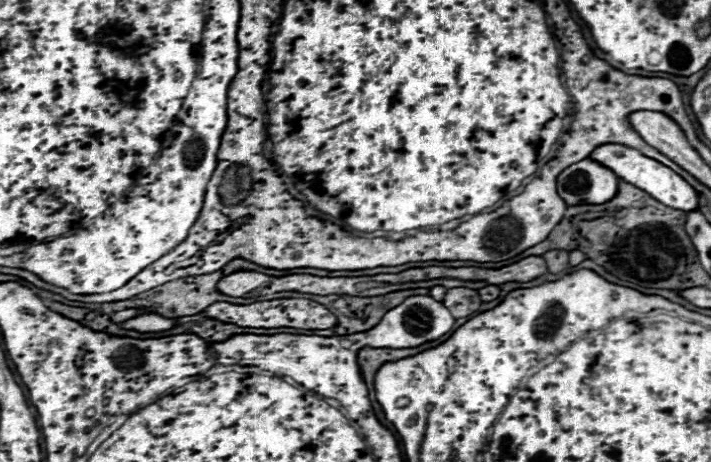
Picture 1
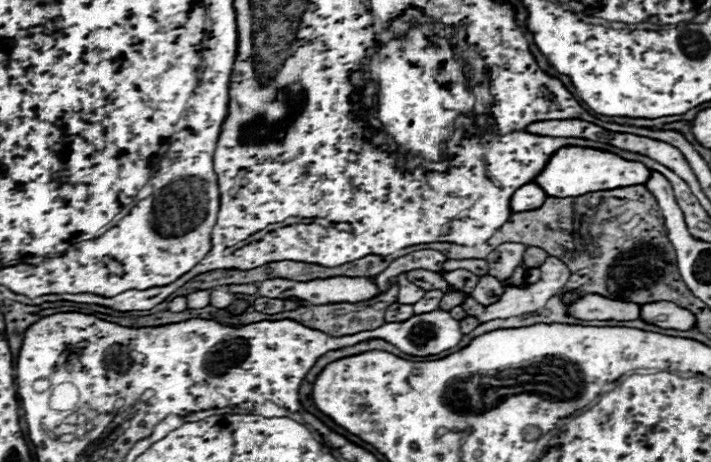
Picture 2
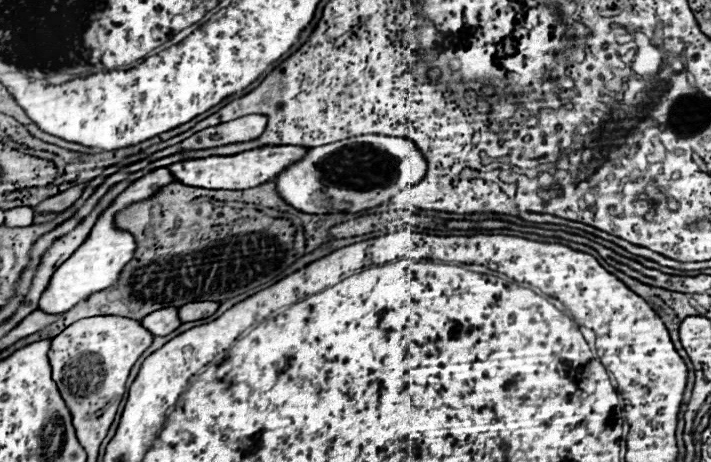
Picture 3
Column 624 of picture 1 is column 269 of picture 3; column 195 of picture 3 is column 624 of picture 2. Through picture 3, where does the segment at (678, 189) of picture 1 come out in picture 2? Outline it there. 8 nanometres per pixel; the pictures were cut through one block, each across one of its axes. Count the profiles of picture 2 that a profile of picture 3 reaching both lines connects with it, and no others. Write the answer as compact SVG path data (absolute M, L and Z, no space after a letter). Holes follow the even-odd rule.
M562 148L556 150L556 154L548 160L544 170L534 178L534 184L538 184L548 196L554 198L576 198L588 192L600 192L600 190L614 190L622 186L636 186L644 184L650 176L650 170L640 162L624 160L612 152L602 152L594 148Z

